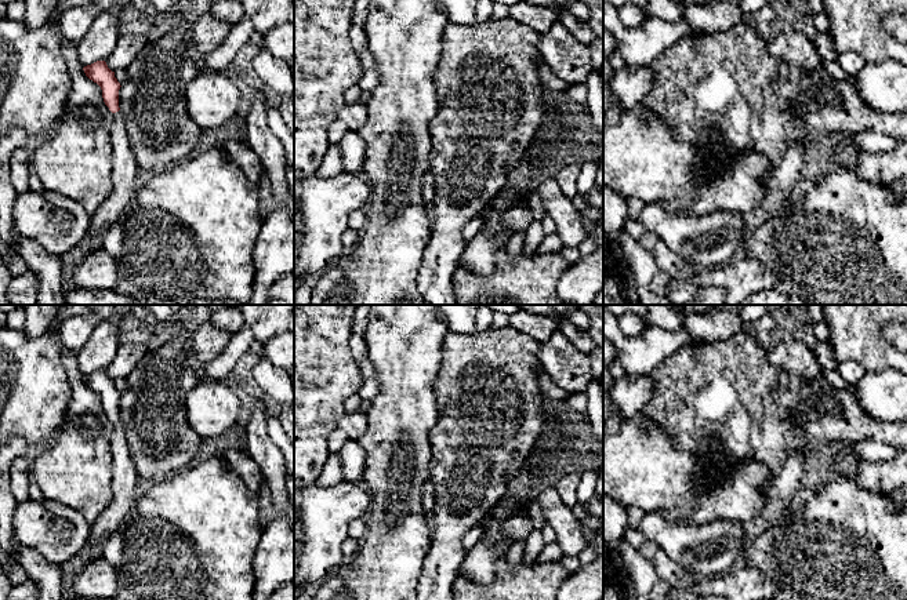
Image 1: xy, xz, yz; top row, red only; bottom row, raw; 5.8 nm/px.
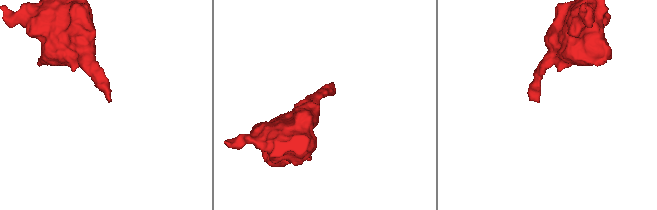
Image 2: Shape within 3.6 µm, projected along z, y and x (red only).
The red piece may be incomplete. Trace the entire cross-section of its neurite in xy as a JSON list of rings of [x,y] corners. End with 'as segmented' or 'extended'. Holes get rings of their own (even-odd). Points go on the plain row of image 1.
[[[97,370],[87,374],[83,379],[90,389],[101,396],[104,411],[113,422],[110,440],[113,455],[113,497],[108,508],[91,527],[87,546],[70,561],[75,568],[83,566],[90,559],[99,556],[102,539],[116,531],[127,519],[135,501],[135,483],[138,479],[137,469],[128,452],[123,422],[119,417],[119,399],[121,394],[115,386],[115,381],[108,377],[105,370]]]; extended

